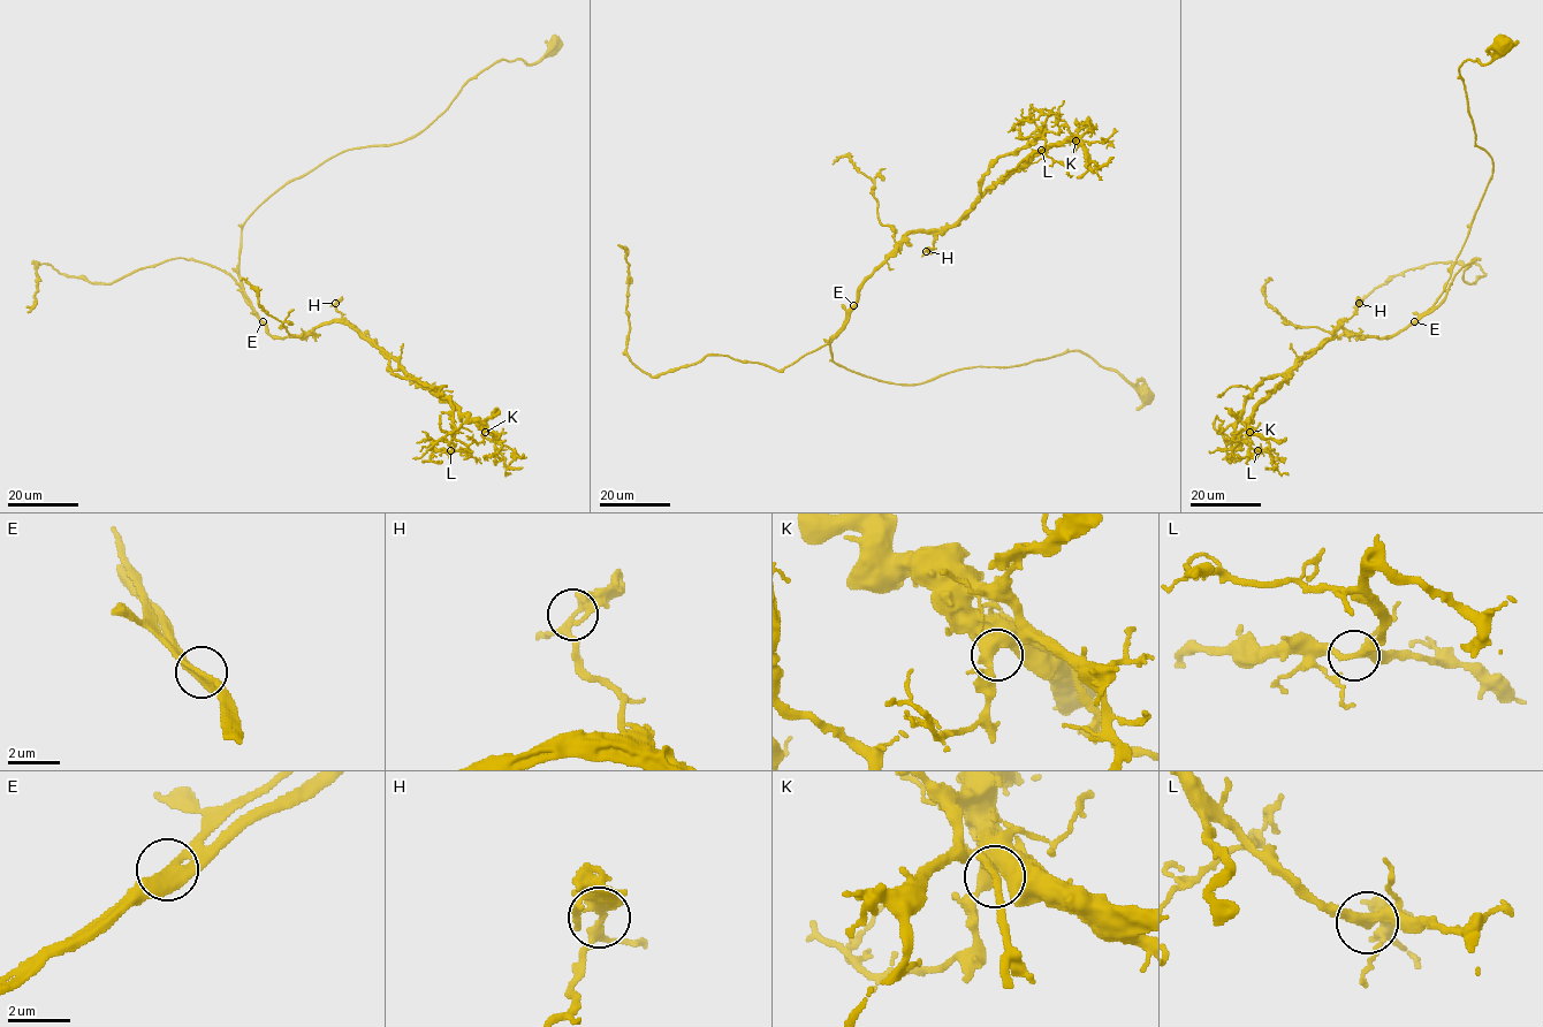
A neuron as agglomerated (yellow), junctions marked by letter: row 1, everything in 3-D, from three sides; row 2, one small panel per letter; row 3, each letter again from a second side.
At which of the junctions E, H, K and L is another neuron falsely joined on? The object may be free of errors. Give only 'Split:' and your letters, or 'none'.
Split: none

